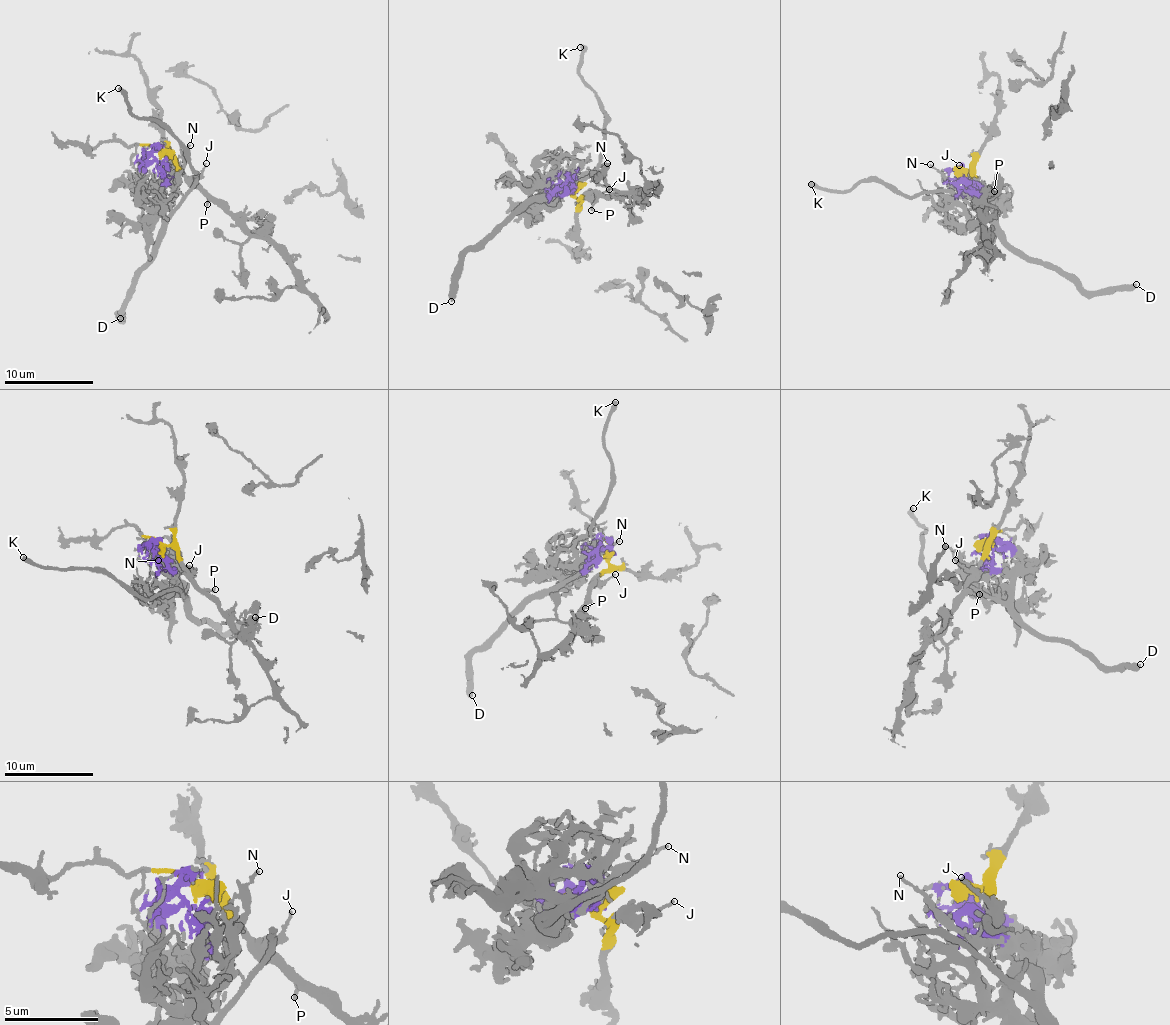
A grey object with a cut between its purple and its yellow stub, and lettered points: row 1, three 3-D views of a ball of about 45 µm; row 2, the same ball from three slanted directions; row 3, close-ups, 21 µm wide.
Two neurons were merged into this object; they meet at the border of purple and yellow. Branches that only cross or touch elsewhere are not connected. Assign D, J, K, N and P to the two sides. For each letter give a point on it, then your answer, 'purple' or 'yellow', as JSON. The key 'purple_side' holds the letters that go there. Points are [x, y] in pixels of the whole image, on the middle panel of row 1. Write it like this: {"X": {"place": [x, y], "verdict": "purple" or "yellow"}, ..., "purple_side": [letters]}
{"D": {"place": [451, 301], "verdict": "purple"}, "J": {"place": [609, 189], "verdict": "yellow"}, "K": {"place": [580, 47], "verdict": "purple"}, "N": {"place": [607, 163], "verdict": "purple"}, "P": {"place": [591, 210], "verdict": "yellow"}, "purple_side": ["D", "K", "N"]}

